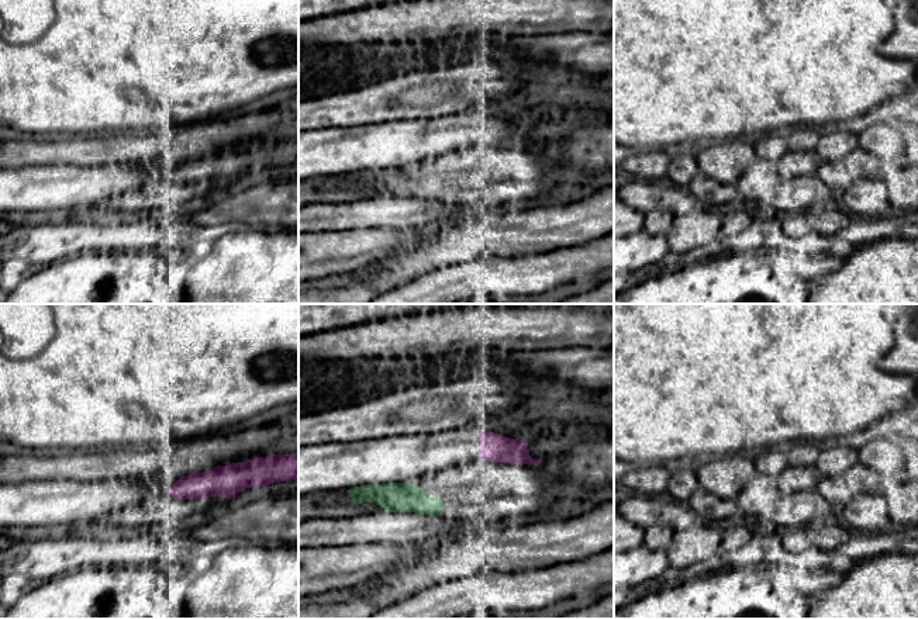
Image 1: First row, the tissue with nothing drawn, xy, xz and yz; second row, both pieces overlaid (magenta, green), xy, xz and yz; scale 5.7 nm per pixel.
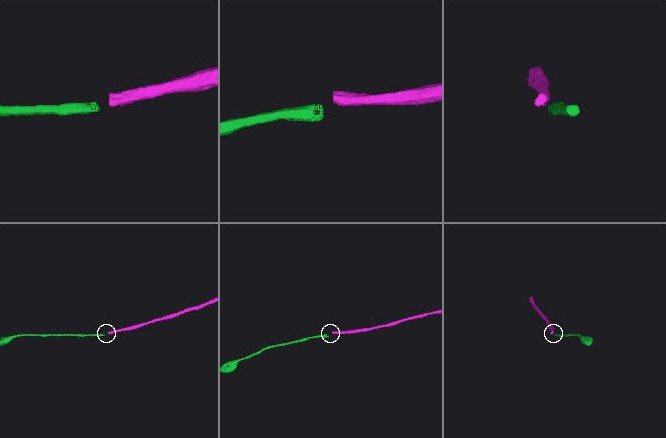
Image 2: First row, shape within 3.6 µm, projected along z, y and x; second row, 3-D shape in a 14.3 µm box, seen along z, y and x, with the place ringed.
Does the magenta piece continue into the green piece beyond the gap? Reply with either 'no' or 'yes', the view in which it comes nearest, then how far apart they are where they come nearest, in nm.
no; view xz; gap 320 nm

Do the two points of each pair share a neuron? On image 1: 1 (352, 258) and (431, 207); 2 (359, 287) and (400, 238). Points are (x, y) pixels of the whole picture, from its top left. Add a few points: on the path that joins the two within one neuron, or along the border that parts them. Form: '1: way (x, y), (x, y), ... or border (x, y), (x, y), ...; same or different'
1: border (365, 227), (425, 230); different
2: border (411, 244), (352, 275); different

